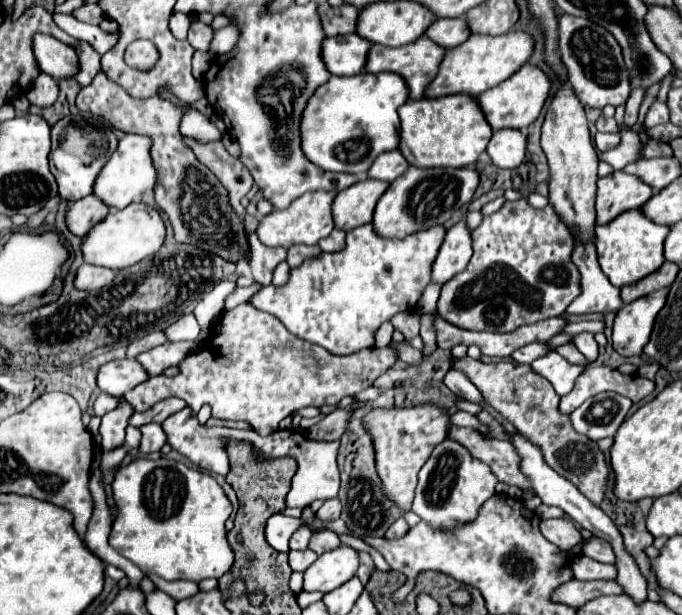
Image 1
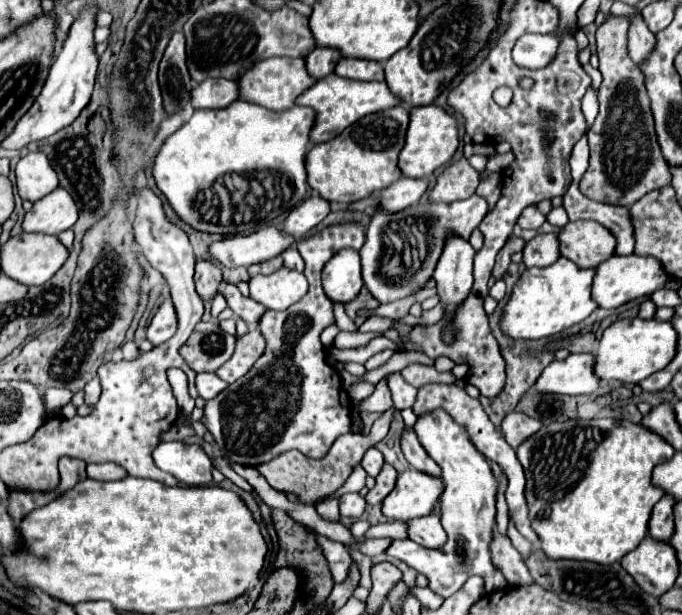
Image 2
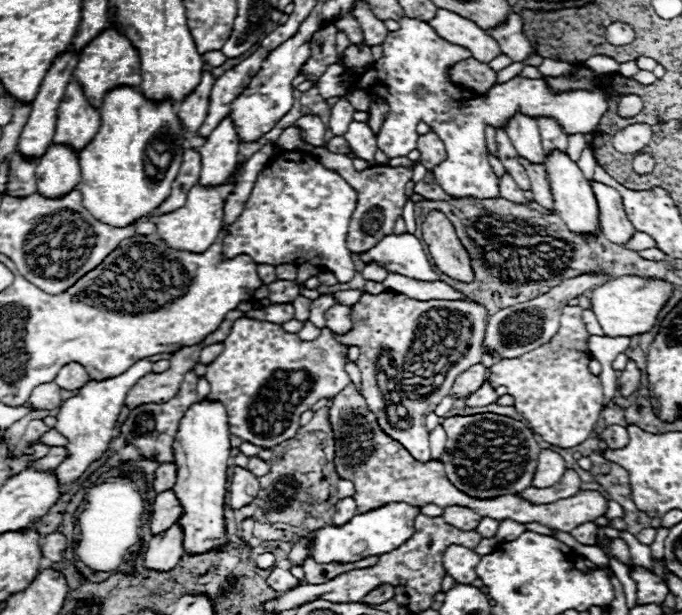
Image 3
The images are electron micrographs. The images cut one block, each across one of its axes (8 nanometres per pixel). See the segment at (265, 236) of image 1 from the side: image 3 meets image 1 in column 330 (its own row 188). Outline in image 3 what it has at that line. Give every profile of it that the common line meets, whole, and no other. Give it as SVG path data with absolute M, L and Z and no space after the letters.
M232 178L228 184L218 186L218 188L202 188L200 184L192 186L186 196L186 204L182 208L178 208L176 212L168 212L164 216L154 218L156 234L170 248L176 248L176 250L186 250L186 252L208 250L214 244L214 240L218 238L218 232L222 228L222 218L224 218L222 208L224 208L224 200L230 192L232 192Z

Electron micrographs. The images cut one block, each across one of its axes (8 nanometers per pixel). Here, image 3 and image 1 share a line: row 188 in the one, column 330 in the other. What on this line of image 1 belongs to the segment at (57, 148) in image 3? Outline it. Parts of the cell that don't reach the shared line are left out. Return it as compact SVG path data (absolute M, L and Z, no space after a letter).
M334 36L324 40L324 62L334 76L354 76L364 70L372 42L358 36Z

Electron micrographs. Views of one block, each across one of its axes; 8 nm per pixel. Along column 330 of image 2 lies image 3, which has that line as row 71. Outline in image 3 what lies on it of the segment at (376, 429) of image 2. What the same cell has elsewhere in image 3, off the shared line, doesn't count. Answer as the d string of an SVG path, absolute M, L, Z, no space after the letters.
M474 58L460 60L458 64L454 64L448 70L448 76L452 76L452 80L456 84L472 88L472 90L476 90L480 94L484 94L496 82L496 72L488 64L478 62Z

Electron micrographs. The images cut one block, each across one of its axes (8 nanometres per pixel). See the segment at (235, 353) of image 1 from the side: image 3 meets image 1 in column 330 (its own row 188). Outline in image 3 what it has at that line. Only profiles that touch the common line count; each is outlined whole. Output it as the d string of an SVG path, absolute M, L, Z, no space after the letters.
M320 146L314 148L312 156L322 166L326 166L328 170L340 174L358 192L358 204L356 204L356 210L352 214L350 228L348 228L348 236L346 236L346 244L348 244L348 250L350 252L354 252L354 254L366 252L376 242L380 242L384 236L392 234L394 222L402 214L404 202L406 202L404 186L412 178L412 170L408 170L408 168L390 168L390 166L372 166L368 170L358 172L352 166L352 158L348 158L346 154L328 152L326 148L320 148Z

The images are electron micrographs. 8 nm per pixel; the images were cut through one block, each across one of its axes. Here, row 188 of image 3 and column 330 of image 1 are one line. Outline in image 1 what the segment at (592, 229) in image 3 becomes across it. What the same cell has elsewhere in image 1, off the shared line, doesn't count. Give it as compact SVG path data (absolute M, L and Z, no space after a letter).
M340 544L338 548L322 554L304 572L304 590L328 594L348 582L358 570L358 552Z

